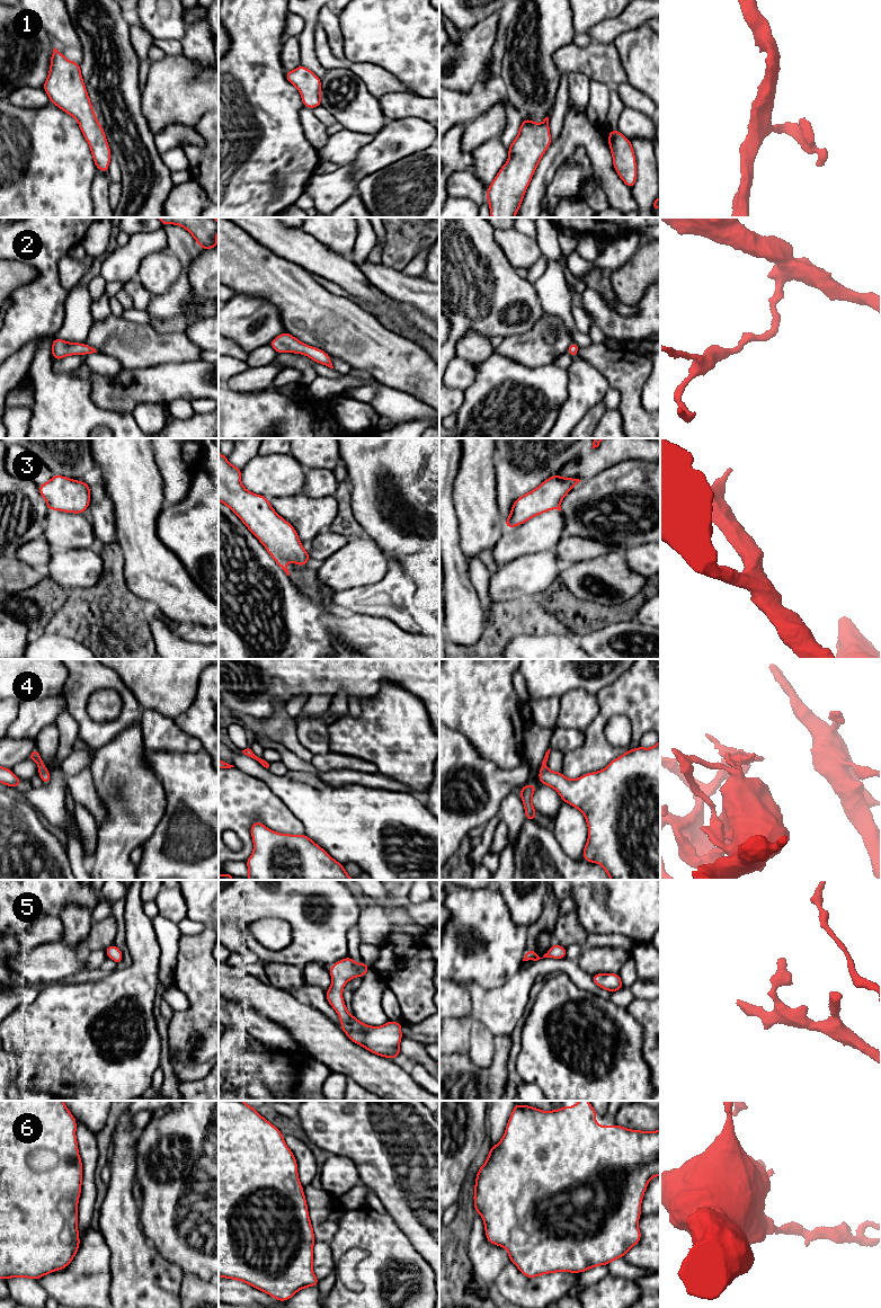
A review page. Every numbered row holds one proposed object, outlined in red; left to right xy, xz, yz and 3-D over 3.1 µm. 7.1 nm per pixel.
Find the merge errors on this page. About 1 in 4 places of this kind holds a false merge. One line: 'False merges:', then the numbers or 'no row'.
False merges: 3, 4

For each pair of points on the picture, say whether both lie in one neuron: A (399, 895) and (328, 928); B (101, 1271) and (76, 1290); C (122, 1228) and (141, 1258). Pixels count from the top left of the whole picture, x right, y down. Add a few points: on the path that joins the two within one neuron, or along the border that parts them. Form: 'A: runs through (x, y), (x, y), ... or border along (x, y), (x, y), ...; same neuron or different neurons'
A: border along (361, 911), (357, 924); different neurons
B: runs through (95, 1272), (82, 1284); same neuron
C: runs through (124, 1236), (133, 1251); same neuron

